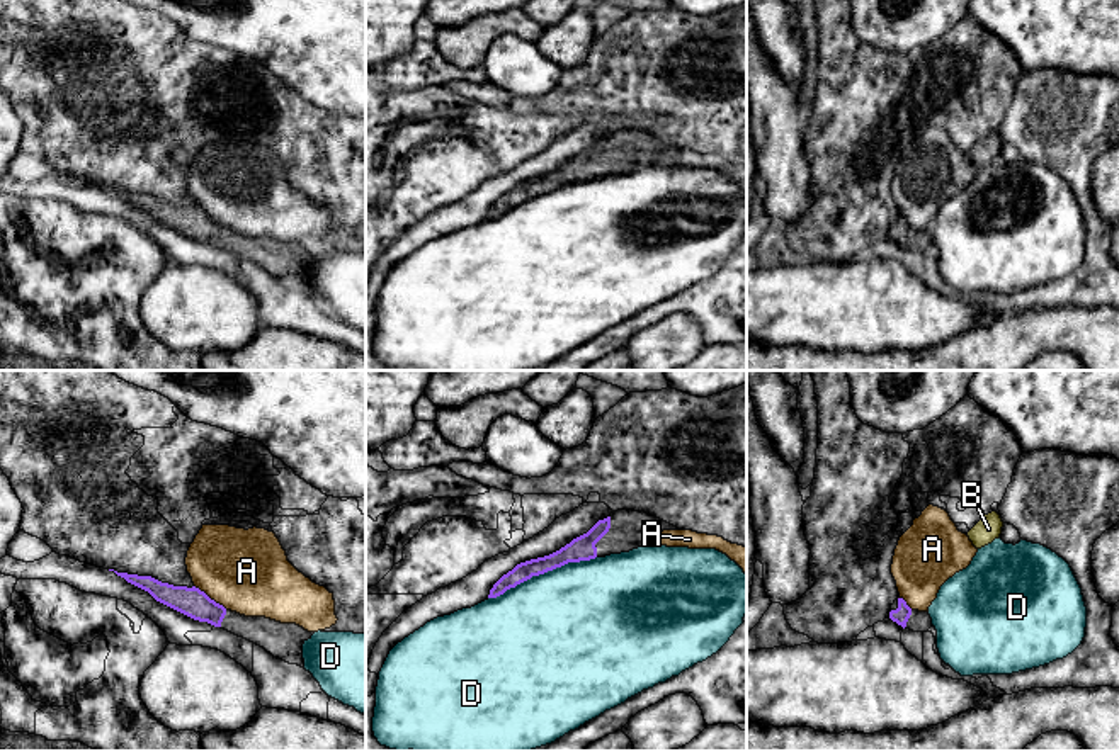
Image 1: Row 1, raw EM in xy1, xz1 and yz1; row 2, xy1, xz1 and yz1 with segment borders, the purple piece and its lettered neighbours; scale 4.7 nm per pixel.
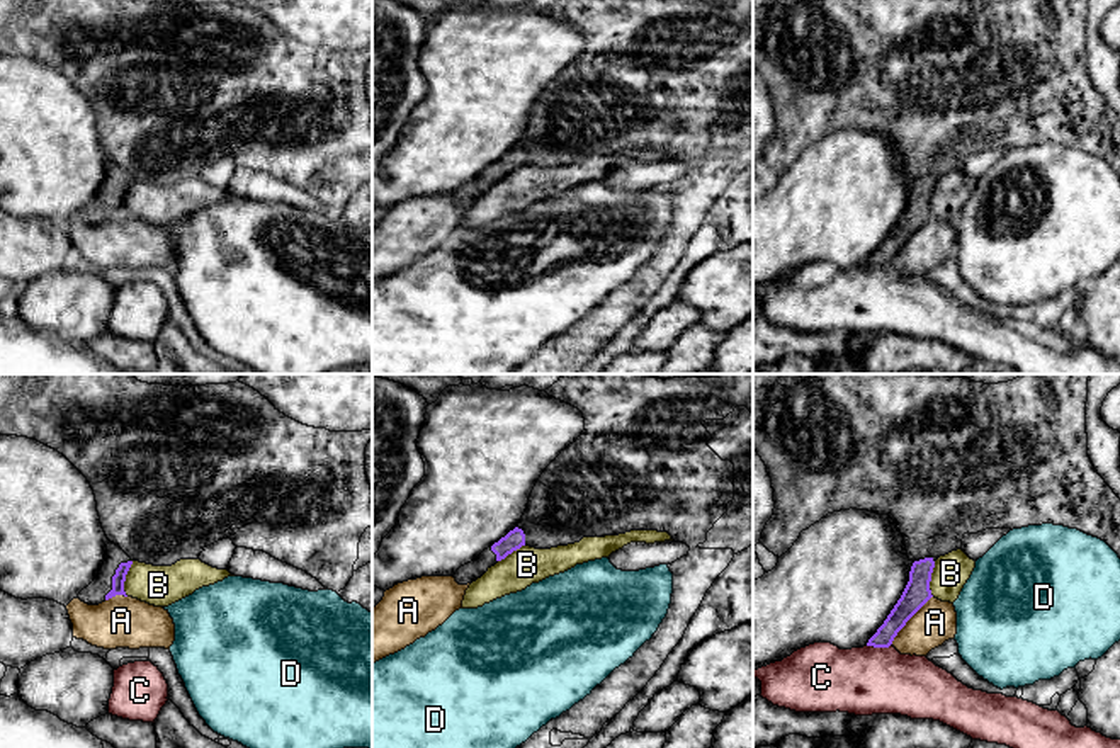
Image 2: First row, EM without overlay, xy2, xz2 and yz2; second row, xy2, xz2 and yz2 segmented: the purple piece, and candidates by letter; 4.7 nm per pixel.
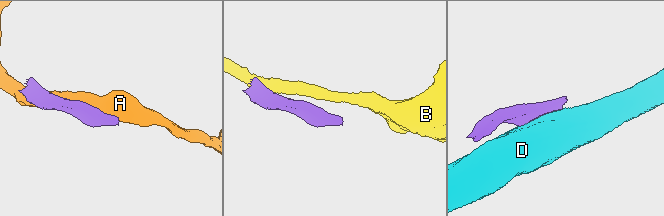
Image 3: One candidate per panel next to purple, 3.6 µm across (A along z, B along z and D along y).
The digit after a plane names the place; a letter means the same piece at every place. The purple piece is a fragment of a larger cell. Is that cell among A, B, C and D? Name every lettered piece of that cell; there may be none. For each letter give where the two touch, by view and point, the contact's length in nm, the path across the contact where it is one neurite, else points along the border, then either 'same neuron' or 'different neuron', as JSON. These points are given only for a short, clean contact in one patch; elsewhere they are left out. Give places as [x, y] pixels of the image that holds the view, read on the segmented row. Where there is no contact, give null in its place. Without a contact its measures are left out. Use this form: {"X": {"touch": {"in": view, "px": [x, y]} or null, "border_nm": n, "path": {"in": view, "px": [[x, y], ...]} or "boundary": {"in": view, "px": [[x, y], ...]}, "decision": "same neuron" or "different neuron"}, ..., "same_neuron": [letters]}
{"A": {"touch": {"in": "yz2", "px": [910, 617]}, "border_nm": 300, "decision": "different neuron"}, "B": {"touch": {"in": "xy2", "px": [124, 578]}, "border_nm": 170, "boundary": {"in": "xy2", "px": [[133, 561], [124, 582], [126, 595]]}, "decision": "different neuron"}, "C": {"touch": {"in": "yz2", "px": [879, 646]}, "border_nm": 120, "boundary": {"in": "yz2", "px": [[891, 643], [888, 646], [867, 646]]}, "decision": "different neuron"}, "D": {"touch": {"in": "xz1", "px": [541, 573]}, "border_nm": 550, "decision": "different neuron"}, "same_neuron": []}

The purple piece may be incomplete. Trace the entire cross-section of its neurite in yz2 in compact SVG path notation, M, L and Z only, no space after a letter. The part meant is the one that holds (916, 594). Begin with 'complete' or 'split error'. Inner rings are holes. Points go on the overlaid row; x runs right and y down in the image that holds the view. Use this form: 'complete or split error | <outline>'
complete | M933 558L914 561L909 571L909 581L877 632L867 646L889 648L906 622L933 597L930 590Z

